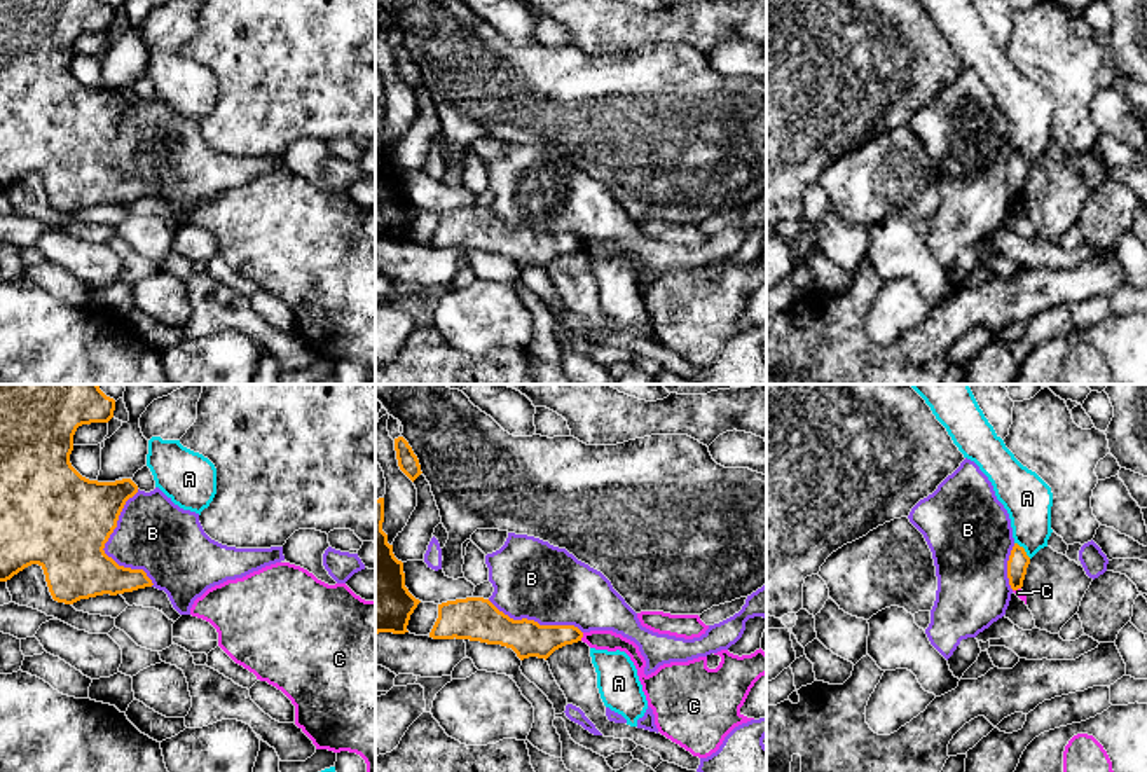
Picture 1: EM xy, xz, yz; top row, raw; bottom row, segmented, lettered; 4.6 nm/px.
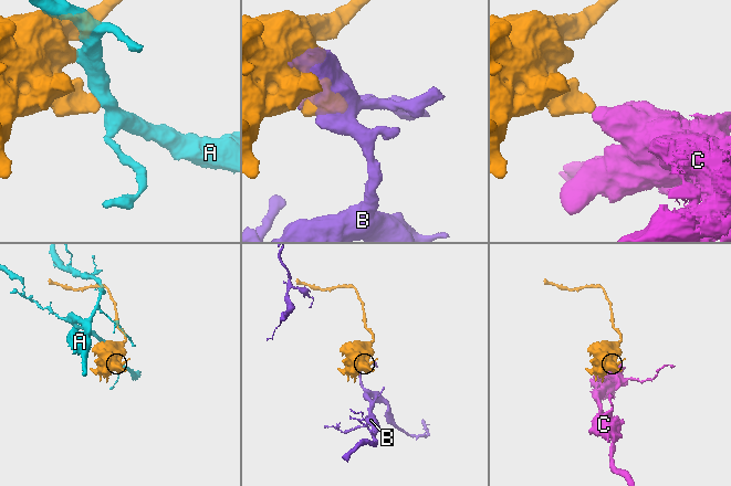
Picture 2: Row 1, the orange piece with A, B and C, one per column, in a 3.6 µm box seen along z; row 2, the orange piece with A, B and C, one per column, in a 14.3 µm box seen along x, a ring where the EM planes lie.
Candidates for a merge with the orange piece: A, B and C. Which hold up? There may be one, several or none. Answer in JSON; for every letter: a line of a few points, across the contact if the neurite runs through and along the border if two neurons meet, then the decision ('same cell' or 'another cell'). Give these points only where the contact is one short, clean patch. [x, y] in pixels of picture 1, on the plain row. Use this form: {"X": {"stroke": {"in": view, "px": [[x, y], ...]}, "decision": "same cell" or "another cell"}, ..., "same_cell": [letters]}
{"A": {"decision": "another cell"}, "B": {"decision": "another cell"}, "C": {"stroke": {"in": "xz", "px": [[583, 241], [580, 248]]}, "decision": "another cell"}, "same_cell": []}

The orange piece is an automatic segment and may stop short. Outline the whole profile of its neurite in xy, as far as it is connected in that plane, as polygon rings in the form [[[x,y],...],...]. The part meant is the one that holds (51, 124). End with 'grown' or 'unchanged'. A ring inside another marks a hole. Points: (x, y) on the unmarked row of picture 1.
[[[0,0],[0,190],[38,173],[52,208],[65,213],[154,194],[143,178],[119,175],[103,159],[138,94],[89,89],[70,72],[77,37],[108,31],[113,19],[103,0]]] | unchanged

